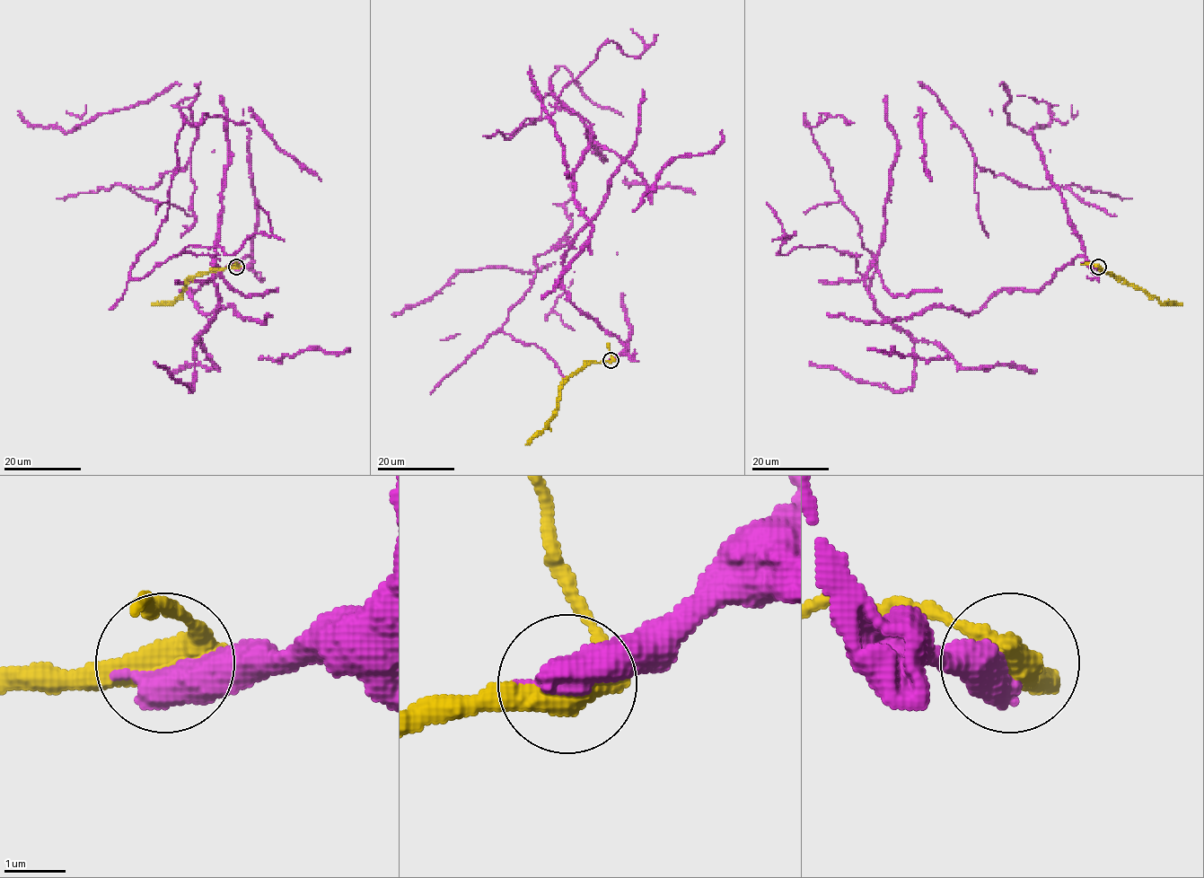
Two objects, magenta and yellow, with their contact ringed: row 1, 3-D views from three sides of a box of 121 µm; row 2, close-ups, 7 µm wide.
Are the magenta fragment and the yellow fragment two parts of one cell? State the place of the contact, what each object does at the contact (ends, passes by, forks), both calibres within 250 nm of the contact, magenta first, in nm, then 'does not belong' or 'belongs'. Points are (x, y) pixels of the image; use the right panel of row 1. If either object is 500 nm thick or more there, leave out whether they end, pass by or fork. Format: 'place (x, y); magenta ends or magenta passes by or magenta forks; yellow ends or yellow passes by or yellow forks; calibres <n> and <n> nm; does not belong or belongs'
place (1098, 267); calibres 600 and 480 nm; belongs

